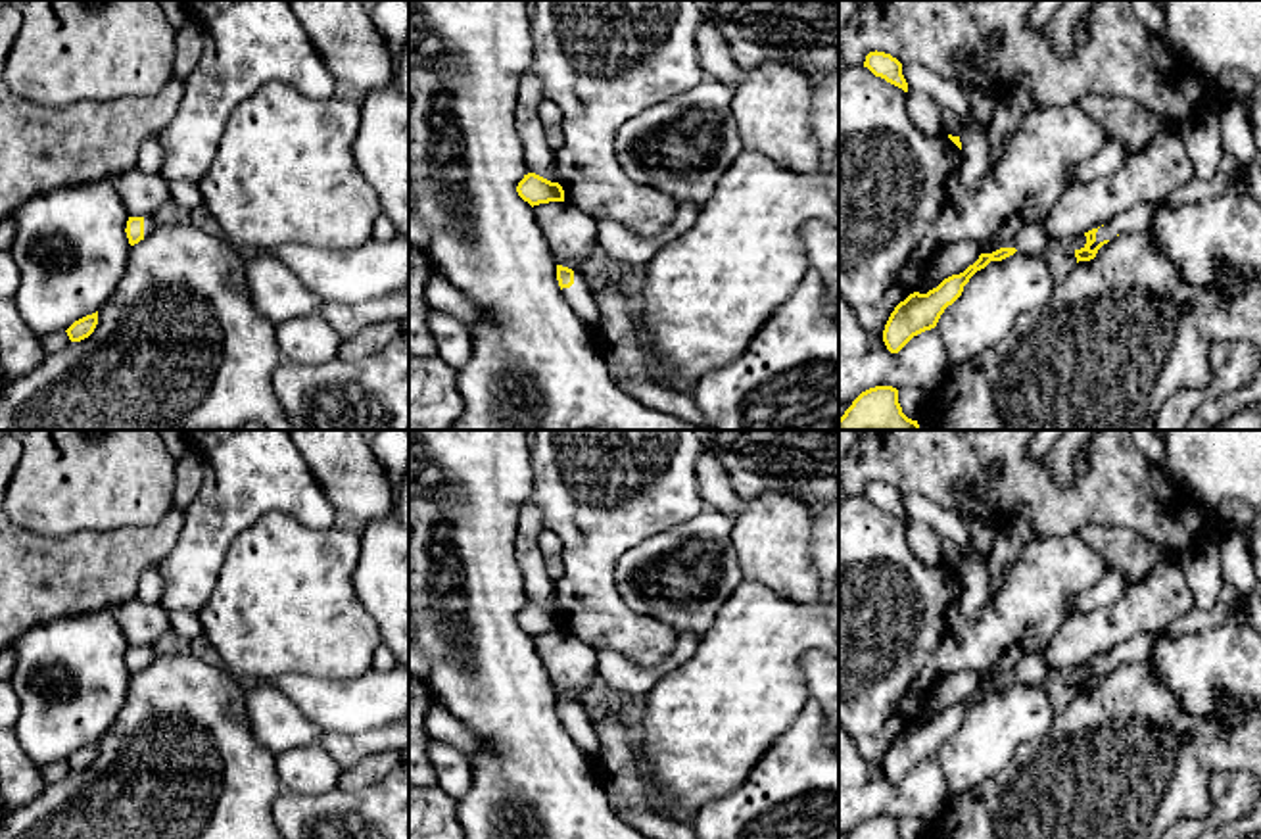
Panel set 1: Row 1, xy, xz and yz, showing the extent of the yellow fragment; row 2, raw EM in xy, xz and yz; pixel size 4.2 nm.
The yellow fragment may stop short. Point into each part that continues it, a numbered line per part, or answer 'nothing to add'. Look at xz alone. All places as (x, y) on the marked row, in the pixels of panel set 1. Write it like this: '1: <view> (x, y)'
1: xz (578, 296)

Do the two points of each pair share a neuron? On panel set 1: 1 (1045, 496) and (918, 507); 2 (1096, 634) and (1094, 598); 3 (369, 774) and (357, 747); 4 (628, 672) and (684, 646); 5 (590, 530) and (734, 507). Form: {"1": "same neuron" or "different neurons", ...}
{"1": "different neurons", "2": "different neurons", "3": "different neurons", "4": "same neuron", "5": "different neurons"}

